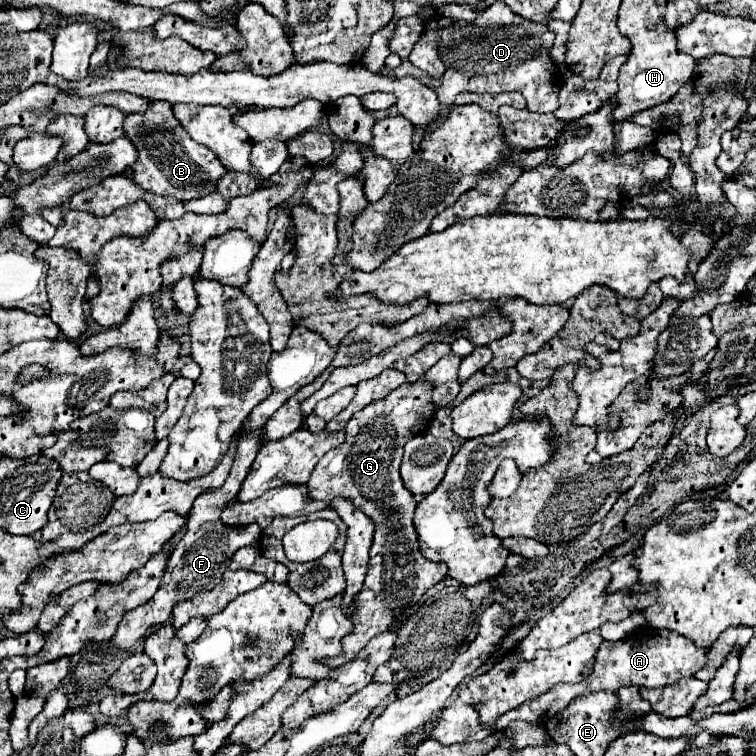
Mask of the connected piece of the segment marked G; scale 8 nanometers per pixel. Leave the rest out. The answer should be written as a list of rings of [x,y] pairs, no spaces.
[[[426,380],[402,384],[390,396],[372,402],[360,412],[356,412],[344,428],[344,444],[330,450],[330,454],[326,454],[318,462],[310,482],[306,484],[310,490],[310,498],[318,498],[324,502],[330,502],[334,498],[346,498],[354,504],[354,508],[364,514],[370,514],[376,524],[374,544],[370,548],[368,574],[364,580],[364,586],[370,590],[361,590],[351,606],[350,609],[354,610],[351,616],[354,632],[342,639],[342,654],[326,660],[326,666],[330,668],[340,668],[342,664],[354,660],[356,654],[374,636],[390,628],[392,620],[398,614],[416,604],[428,588],[438,584],[448,574],[448,566],[444,562],[434,564],[422,556],[418,548],[418,536],[412,524],[416,500],[414,494],[406,490],[400,478],[404,444],[418,432],[428,430],[428,424],[436,414],[432,390],[434,386]]]

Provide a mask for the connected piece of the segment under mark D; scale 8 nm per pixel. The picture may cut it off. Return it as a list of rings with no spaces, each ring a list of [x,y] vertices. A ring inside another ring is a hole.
[[[492,4],[476,22],[458,20],[454,26],[448,26],[440,34],[440,54],[448,70],[442,78],[428,78],[422,74],[410,60],[394,70],[398,78],[414,76],[430,86],[438,94],[440,104],[454,104],[454,98],[460,92],[476,94],[500,94],[500,92],[520,92],[528,102],[530,112],[554,112],[558,108],[558,90],[560,90],[560,70],[552,62],[548,50],[554,46],[554,34],[548,30],[548,24],[526,20],[514,14],[506,4]]]

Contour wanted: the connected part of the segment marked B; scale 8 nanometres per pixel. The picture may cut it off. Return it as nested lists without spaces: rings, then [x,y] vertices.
[[[152,100],[148,102],[146,112],[126,114],[124,136],[138,150],[138,160],[130,166],[134,172],[132,180],[136,182],[136,186],[154,194],[166,194],[182,200],[200,198],[210,194],[216,188],[218,180],[226,174],[226,168],[222,166],[222,162],[218,162],[216,154],[206,146],[194,142],[186,134],[186,130],[182,130],[168,102]]]

